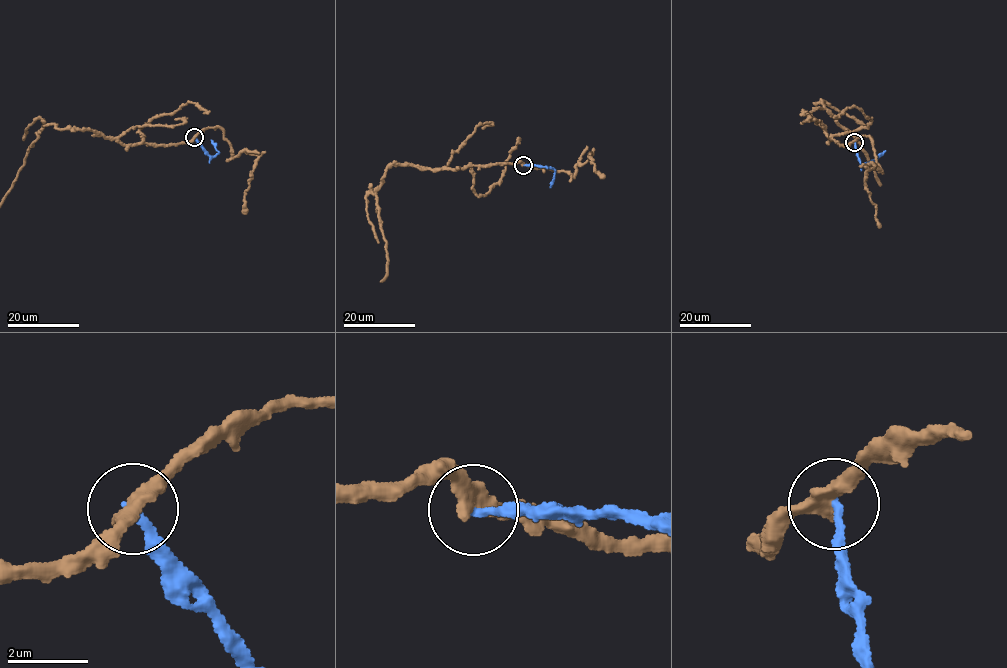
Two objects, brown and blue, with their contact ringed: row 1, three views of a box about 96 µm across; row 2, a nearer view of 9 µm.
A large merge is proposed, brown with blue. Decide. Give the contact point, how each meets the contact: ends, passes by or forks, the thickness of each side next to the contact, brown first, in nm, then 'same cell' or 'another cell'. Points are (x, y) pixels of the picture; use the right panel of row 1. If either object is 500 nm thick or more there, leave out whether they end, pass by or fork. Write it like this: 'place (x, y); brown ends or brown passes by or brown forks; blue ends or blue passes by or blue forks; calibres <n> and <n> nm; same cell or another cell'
place (854, 142); brown passes by; blue ends; calibres 380 and 200 nm; another cell

